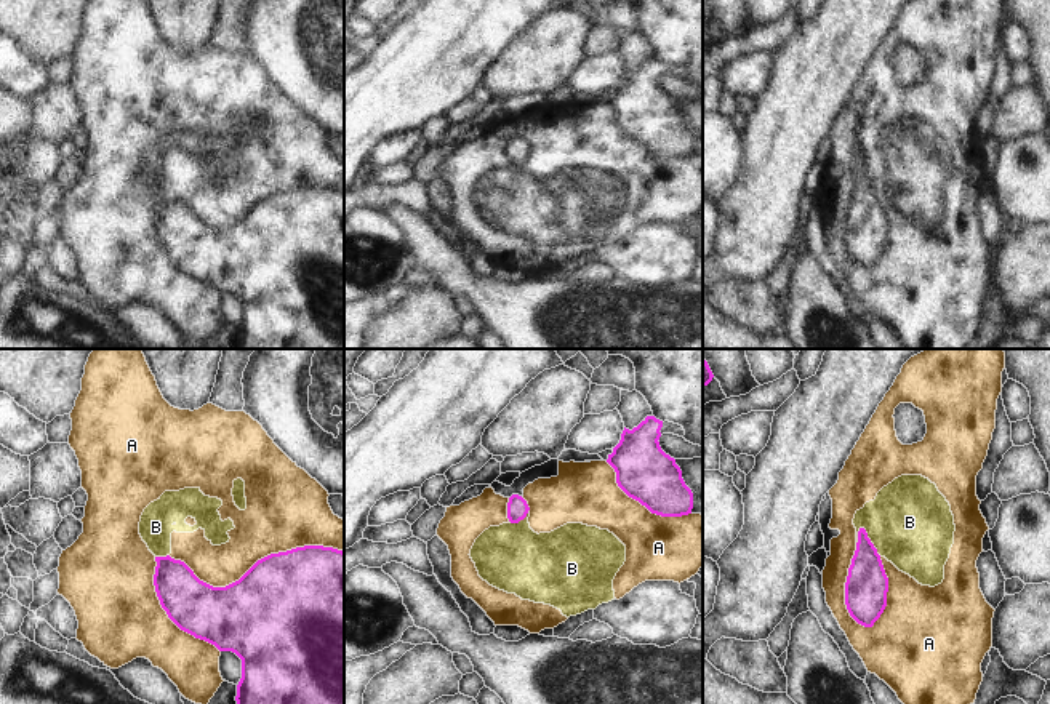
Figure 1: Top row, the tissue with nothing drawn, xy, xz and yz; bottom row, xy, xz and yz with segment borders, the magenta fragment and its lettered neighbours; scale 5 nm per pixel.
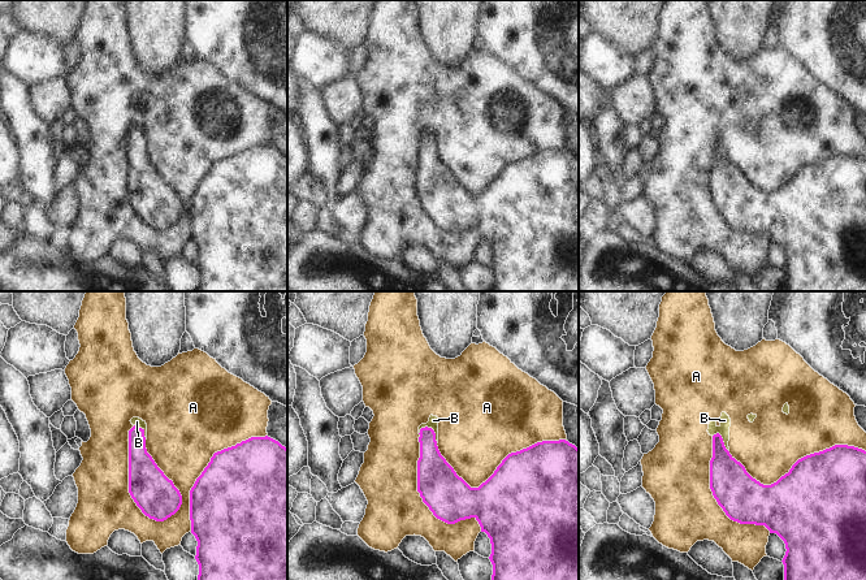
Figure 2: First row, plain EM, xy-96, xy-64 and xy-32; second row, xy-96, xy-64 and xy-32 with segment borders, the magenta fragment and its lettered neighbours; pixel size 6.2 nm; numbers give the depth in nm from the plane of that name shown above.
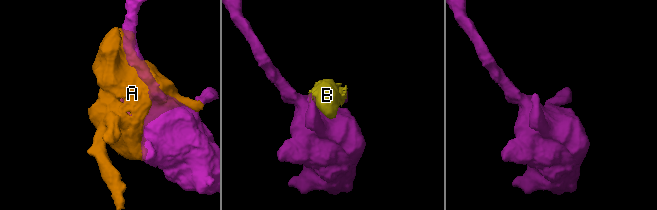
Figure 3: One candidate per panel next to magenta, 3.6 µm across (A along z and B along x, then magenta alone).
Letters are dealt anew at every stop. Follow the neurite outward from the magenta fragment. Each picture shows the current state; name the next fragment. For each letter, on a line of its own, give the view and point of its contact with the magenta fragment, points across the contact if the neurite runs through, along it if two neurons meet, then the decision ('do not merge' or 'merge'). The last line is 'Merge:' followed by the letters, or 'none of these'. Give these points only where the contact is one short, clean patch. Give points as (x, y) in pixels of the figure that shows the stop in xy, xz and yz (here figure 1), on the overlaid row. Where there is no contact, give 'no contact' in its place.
A: xy (256, 562) | do not merge
B: yz (869, 541) | along yz (860, 527), (881, 556) | do not merge
Merge: none of these

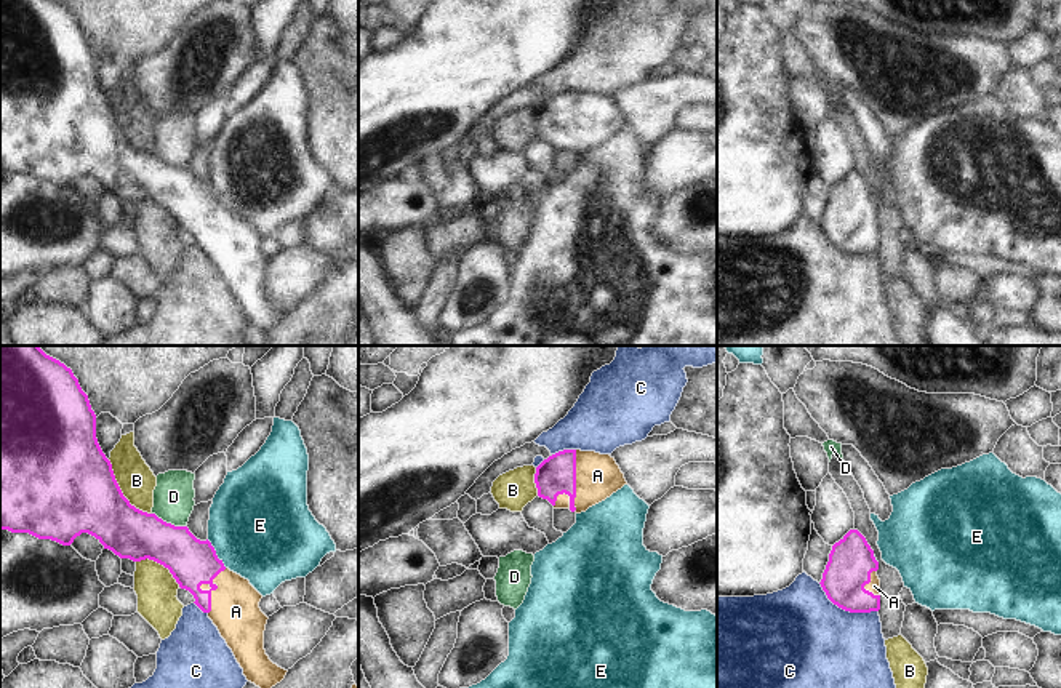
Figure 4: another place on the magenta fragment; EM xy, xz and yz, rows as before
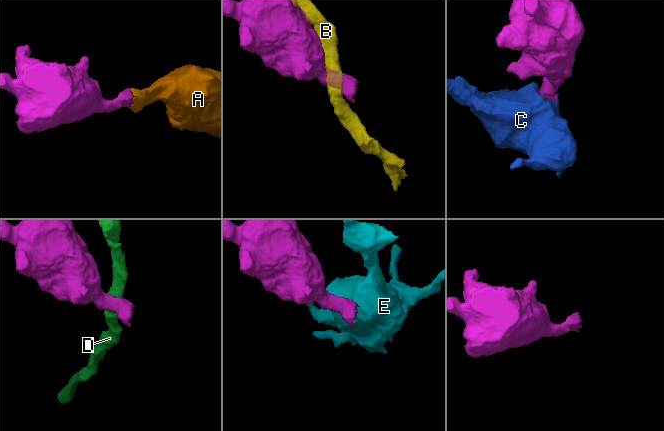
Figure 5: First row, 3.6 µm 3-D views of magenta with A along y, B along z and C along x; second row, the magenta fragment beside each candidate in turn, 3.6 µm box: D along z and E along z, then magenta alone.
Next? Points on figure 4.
A: xy (210, 591) | across xy (192, 562), (210, 583), (210, 591), (236, 612) | merge
B: xy (120, 492) | do not merge
C: yz (845, 610) | along yz (818, 583), (824, 594), (845, 610), (877, 612) | do not merge
D: xy (168, 524) | along xy (152, 512), (167, 522), (184, 527) | do not merge
E: xy (215, 554) | along xy (207, 540), (226, 567) | do not merge
Merge: A

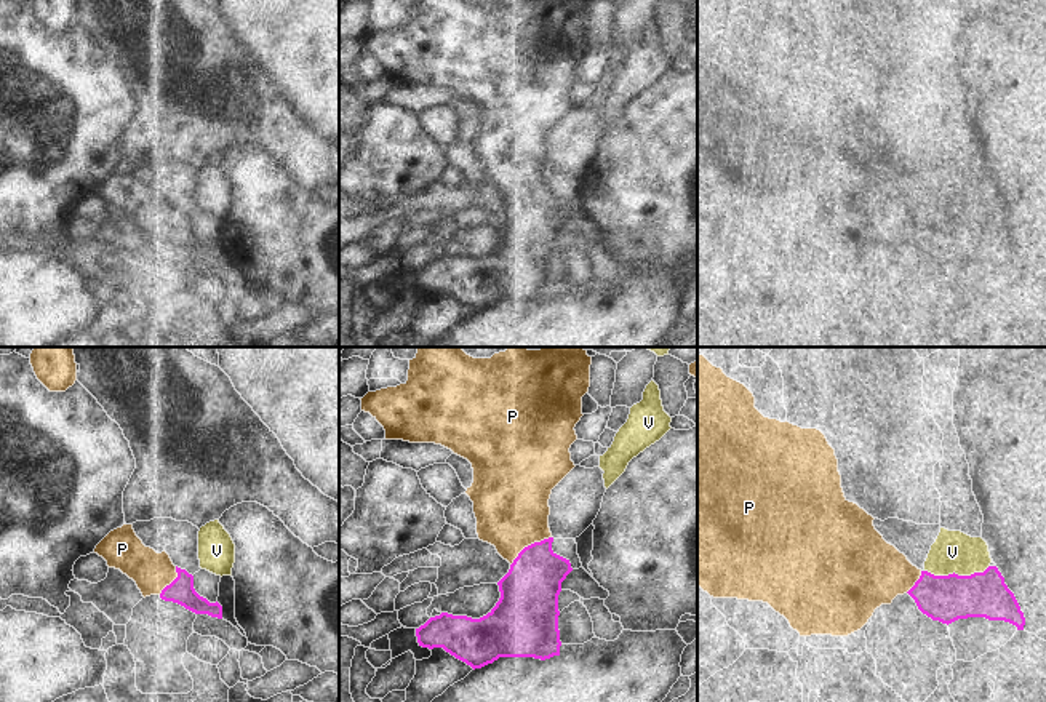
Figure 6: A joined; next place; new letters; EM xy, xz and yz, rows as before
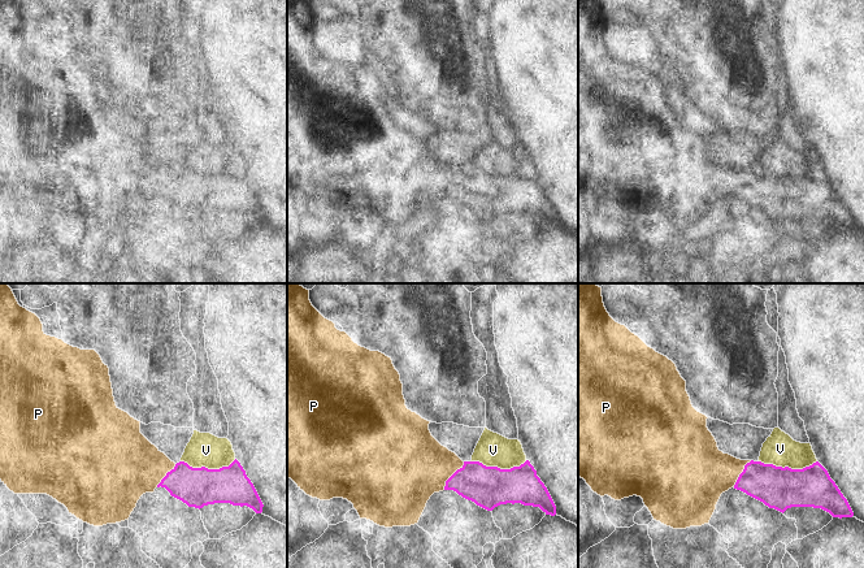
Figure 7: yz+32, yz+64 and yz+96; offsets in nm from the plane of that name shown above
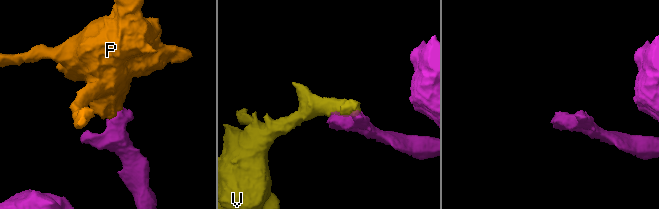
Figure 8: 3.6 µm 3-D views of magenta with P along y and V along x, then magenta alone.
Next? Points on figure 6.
P: xz (528, 546) | merge
V: yz (957, 574) | do not merge
Merge: P

